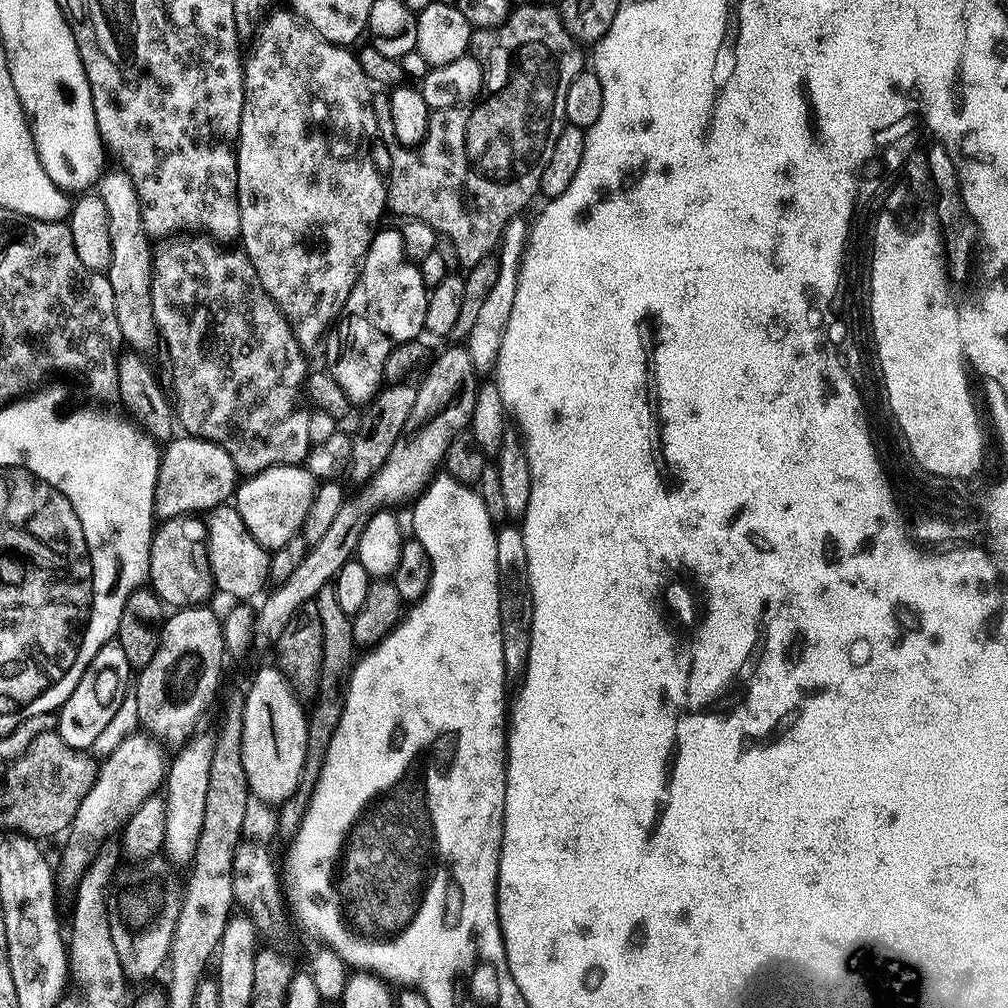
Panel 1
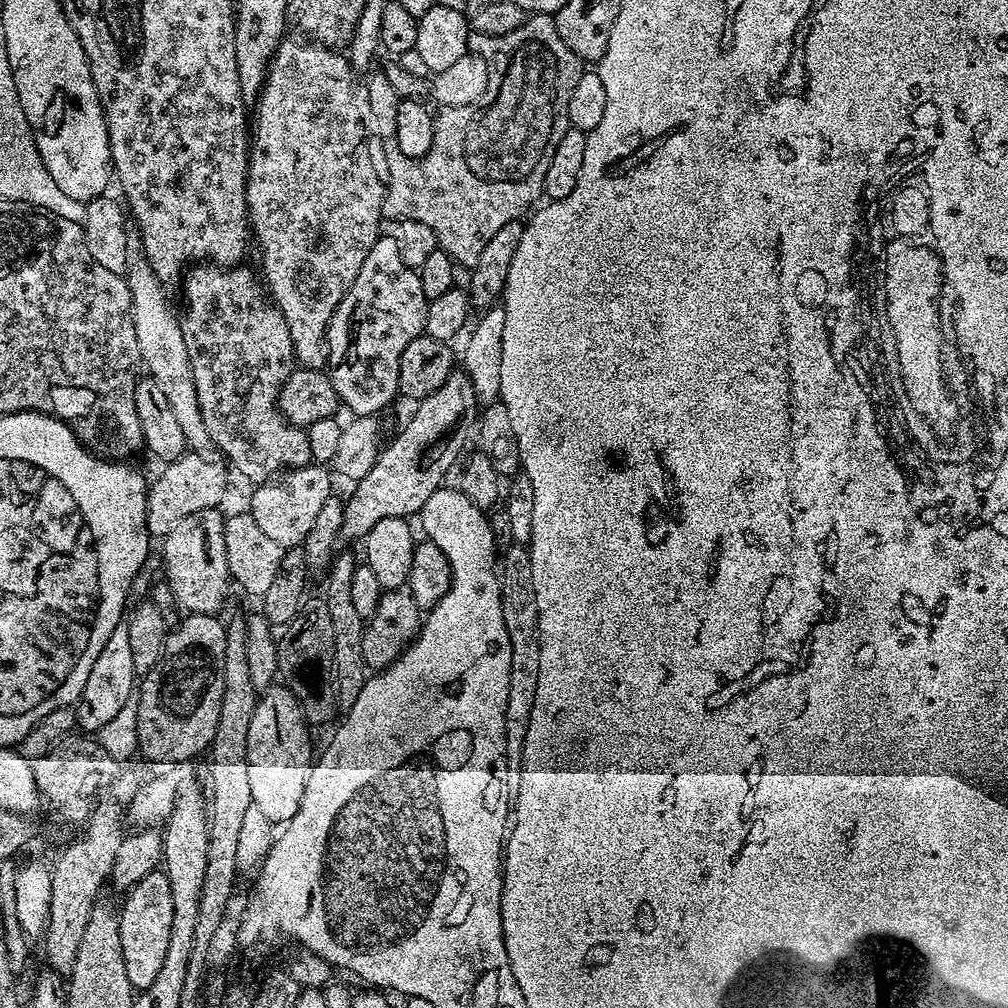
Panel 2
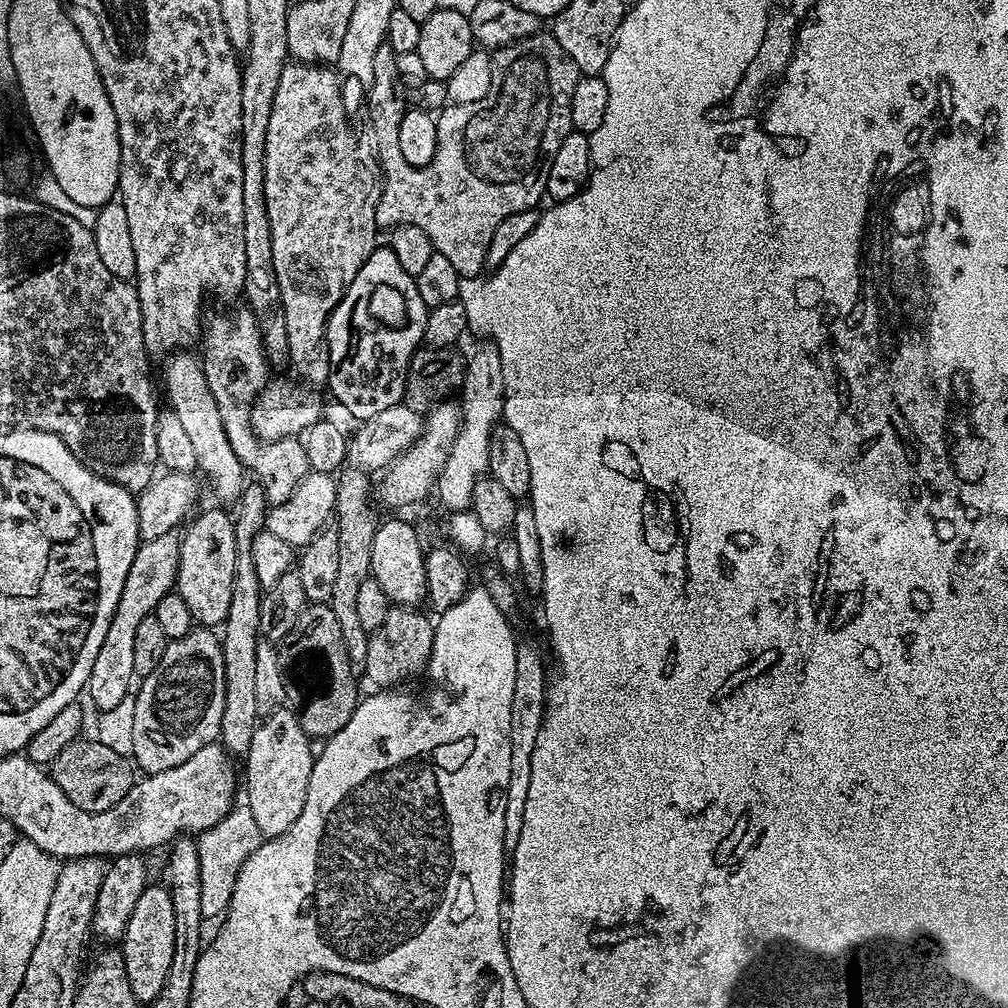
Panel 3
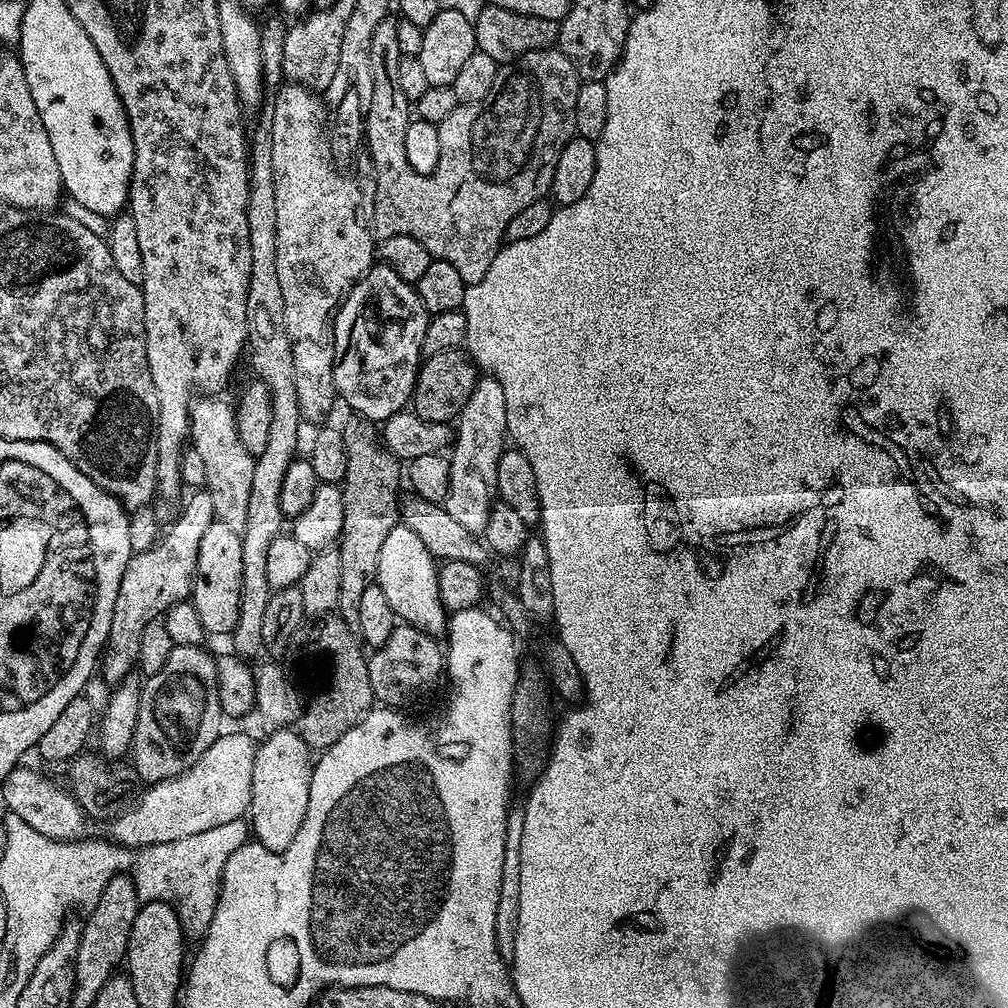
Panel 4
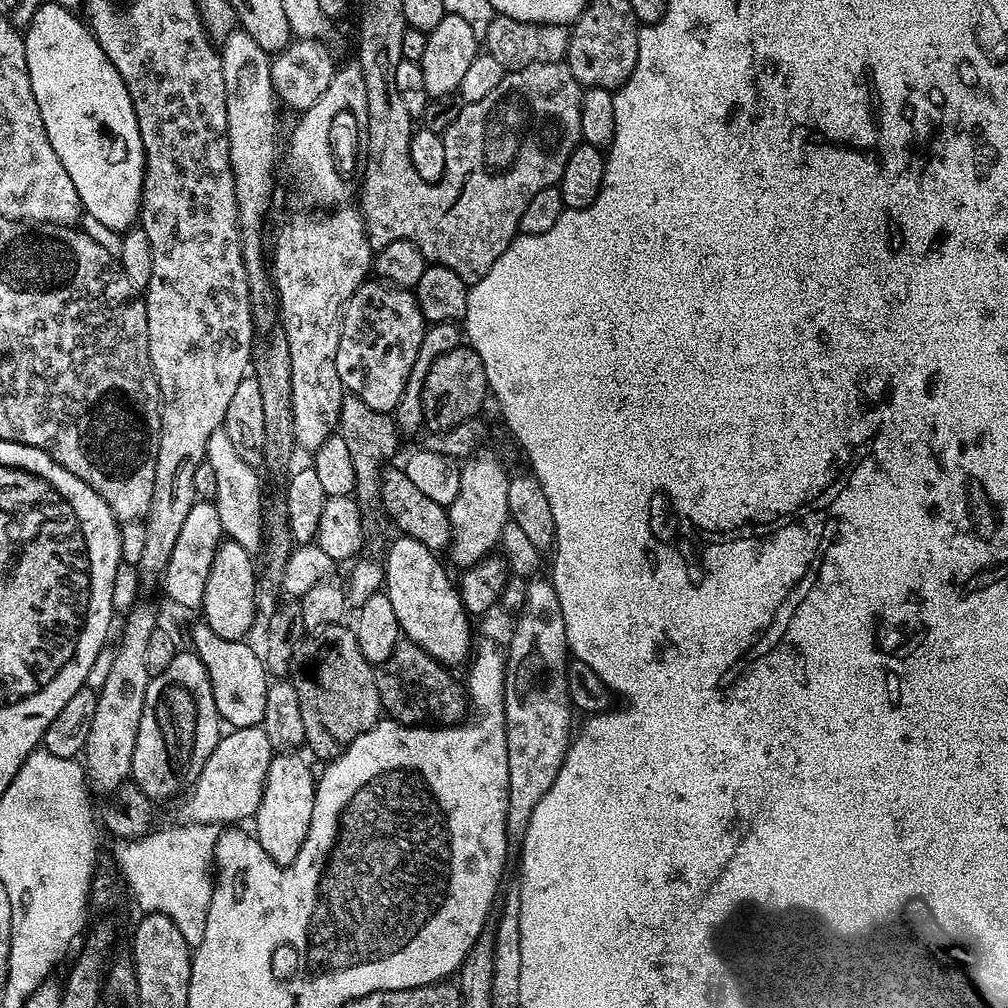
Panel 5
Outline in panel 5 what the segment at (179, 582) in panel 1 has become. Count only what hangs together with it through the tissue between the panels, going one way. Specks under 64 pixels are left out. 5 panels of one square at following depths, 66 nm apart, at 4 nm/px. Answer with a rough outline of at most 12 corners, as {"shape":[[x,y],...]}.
{"shape":[[221,539],[202,620],[243,641],[256,620],[253,553]]}

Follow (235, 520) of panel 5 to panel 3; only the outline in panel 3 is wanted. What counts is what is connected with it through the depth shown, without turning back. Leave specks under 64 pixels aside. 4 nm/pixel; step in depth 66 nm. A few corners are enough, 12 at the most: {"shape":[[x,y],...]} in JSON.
{"shape":[[176,354],[164,372],[170,411],[198,468],[239,501],[246,469],[234,454],[199,359]]}

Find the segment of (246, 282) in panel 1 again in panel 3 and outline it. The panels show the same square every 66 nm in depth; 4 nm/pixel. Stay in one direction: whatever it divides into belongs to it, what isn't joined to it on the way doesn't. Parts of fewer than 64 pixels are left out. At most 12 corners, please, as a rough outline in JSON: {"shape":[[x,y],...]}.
{"shape":[[247,306],[207,317],[202,367],[234,454],[286,502],[312,471],[299,439],[248,419],[270,379]]}

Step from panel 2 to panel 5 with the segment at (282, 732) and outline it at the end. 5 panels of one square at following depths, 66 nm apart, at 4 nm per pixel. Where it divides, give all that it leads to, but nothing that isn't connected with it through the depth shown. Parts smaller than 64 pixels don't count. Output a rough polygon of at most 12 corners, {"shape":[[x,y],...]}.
{"shape":[[292,750],[273,755],[254,817],[257,842],[294,862],[317,777]]}

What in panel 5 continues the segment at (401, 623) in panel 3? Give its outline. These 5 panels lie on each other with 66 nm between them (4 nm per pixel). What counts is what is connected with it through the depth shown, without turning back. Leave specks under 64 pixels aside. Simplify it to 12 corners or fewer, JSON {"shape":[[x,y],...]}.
{"shape":[[407,638],[379,665],[381,709],[399,724],[469,715],[465,685]]}

